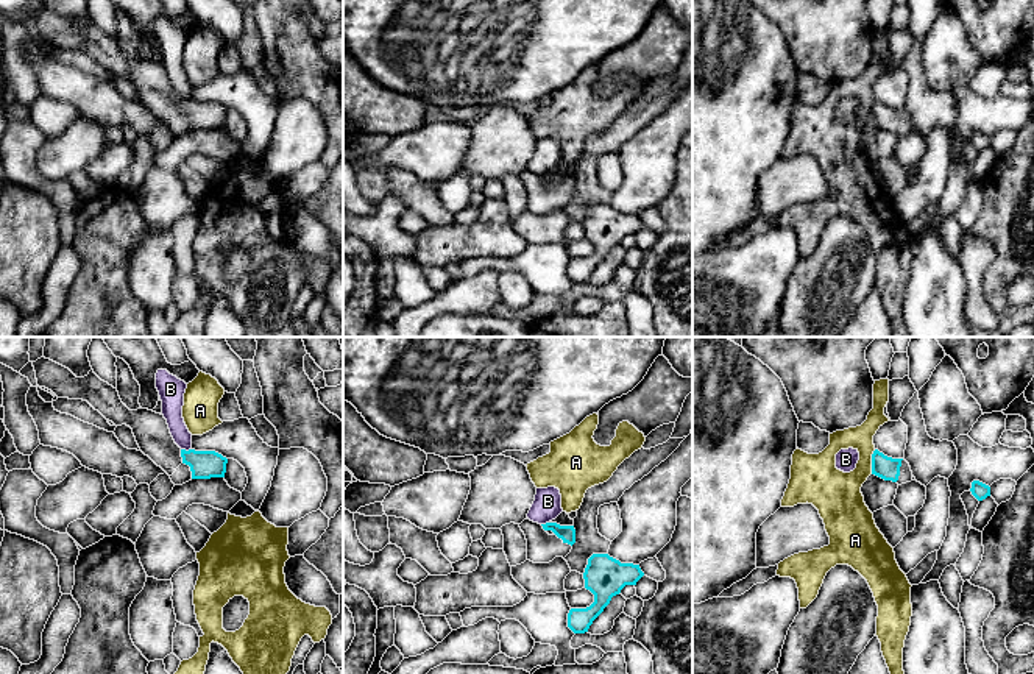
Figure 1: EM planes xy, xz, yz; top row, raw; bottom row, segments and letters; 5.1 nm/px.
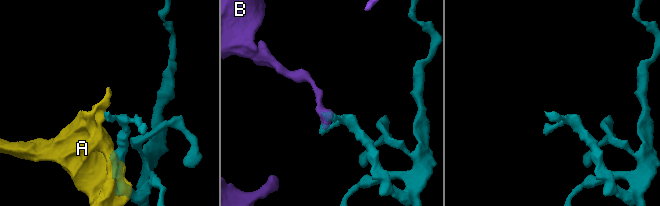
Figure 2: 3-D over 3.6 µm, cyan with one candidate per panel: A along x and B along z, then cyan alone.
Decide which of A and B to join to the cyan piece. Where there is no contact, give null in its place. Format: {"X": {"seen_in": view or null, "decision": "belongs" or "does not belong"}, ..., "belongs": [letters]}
{"A": {"seen_in": "yz", "decision": "does not belong"}, "B": {"seen_in": "xy", "decision": "does not belong"}, "belongs": []}

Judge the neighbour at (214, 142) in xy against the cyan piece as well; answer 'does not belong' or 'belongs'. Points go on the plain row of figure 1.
does not belong

